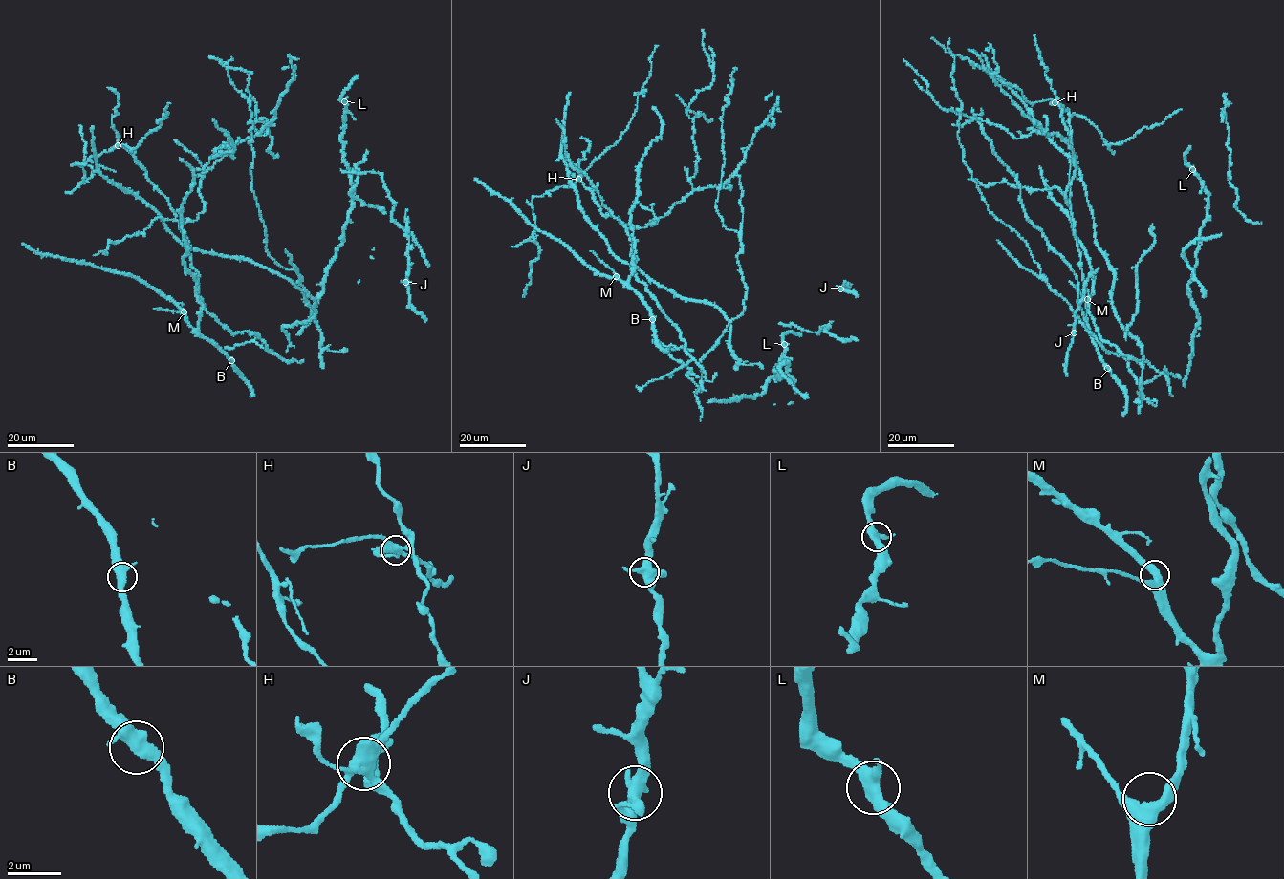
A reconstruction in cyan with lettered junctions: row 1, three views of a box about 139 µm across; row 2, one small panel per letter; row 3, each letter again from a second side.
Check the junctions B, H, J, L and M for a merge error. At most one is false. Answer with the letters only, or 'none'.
H

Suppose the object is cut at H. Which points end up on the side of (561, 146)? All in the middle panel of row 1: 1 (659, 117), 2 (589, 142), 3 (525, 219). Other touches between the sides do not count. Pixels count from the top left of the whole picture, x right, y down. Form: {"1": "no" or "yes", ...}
{"1": "yes", "2": "yes", "3": "yes"}

